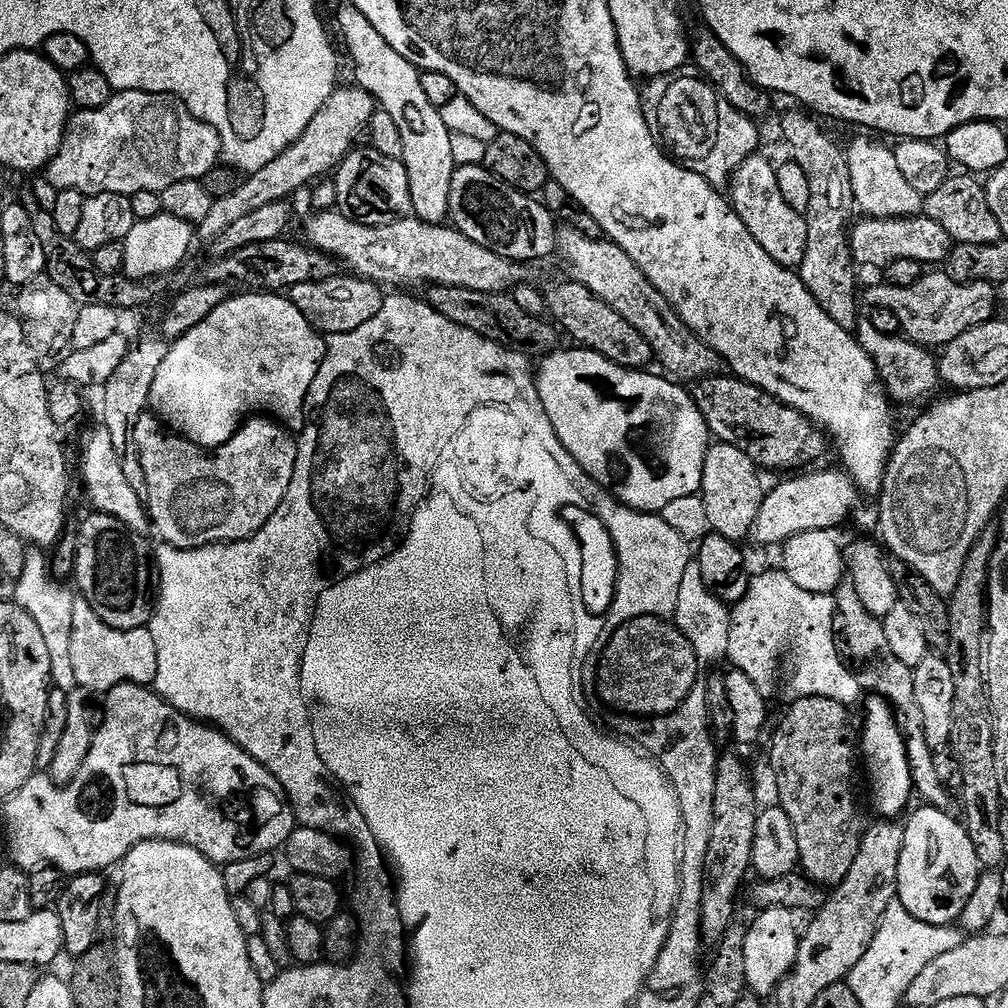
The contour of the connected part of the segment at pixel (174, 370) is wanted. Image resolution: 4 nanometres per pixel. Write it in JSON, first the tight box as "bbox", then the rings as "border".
{"bbox":[148,295,326,448],"border":[[[233,295],[226,302],[222,302],[222,306],[218,306],[218,310],[214,310],[214,314],[210,314],[210,318],[206,318],[206,322],[194,326],[194,330],[185,332],[183,336],[179,337],[179,339],[169,347],[168,353],[166,354],[166,362],[162,362],[162,366],[158,366],[158,378],[154,378],[154,390],[150,390],[148,403],[151,411],[159,416],[161,421],[163,421],[171,431],[175,432],[176,435],[184,436],[190,442],[198,445],[199,448],[220,448],[226,442],[230,442],[232,435],[240,429],[240,425],[253,414],[267,414],[271,419],[283,424],[285,428],[291,430],[293,433],[299,434],[303,432],[310,386],[314,386],[314,378],[318,378],[318,370],[324,361],[326,344],[322,339],[321,333],[313,328],[312,324],[298,310],[298,306],[294,306],[287,295],[240,295],[244,296]]]}

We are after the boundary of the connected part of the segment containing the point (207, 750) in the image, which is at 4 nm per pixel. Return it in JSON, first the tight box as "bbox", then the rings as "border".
{"bbox":[3,684,298,877],"border":[[[119,684],[114,686],[111,690],[106,693],[106,700],[108,700],[108,713],[104,716],[104,725],[97,727],[95,729],[94,735],[92,737],[92,745],[90,746],[90,754],[86,754],[86,762],[82,762],[82,770],[78,770],[78,774],[73,778],[70,783],[63,785],[55,784],[52,777],[47,774],[37,774],[31,776],[26,782],[26,786],[22,786],[22,790],[18,790],[18,794],[13,796],[11,800],[7,801],[3,805],[4,808],[4,828],[8,831],[8,852],[12,855],[11,863],[17,868],[23,868],[25,872],[31,874],[36,871],[37,868],[54,867],[59,870],[59,872],[67,874],[69,877],[80,876],[83,872],[99,872],[103,873],[104,868],[112,868],[121,863],[124,857],[130,854],[130,850],[134,846],[138,846],[144,840],[174,840],[177,842],[183,842],[191,846],[194,850],[198,850],[202,853],[207,860],[211,860],[213,864],[217,866],[223,866],[229,864],[230,862],[238,862],[239,860],[245,860],[246,858],[254,858],[255,856],[267,856],[269,854],[275,853],[275,848],[278,850],[283,849],[287,840],[290,838],[291,834],[298,827],[296,822],[296,813],[292,811],[292,804],[288,800],[287,794],[284,792],[283,786],[272,777],[269,772],[267,772],[261,764],[259,764],[254,757],[250,754],[246,754],[246,750],[242,750],[230,737],[225,734],[225,732],[220,731],[219,728],[205,724],[201,721],[194,720],[190,716],[184,716],[177,710],[174,706],[170,706],[160,697],[159,694],[155,692],[151,687],[142,684]]]}

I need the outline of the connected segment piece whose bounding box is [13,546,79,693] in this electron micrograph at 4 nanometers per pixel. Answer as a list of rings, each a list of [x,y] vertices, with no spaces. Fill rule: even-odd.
[[[29,547],[26,554],[26,567],[20,579],[16,581],[13,599],[34,618],[42,632],[42,638],[46,641],[46,646],[49,647],[53,685],[69,693],[79,687],[70,659],[70,639],[74,622],[73,606],[76,598],[61,585],[63,584],[61,581],[53,576],[50,560],[47,560],[46,556],[47,553],[43,549]]]

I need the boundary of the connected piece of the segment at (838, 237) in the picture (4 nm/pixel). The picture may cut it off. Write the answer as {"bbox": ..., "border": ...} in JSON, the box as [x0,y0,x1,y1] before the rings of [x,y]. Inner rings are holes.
{"bbox":[784,111,862,330],"border":[[[796,111],[800,112],[788,112],[784,116],[784,140],[792,144],[791,159],[802,166],[810,182],[810,204],[806,215],[808,245],[798,275],[818,306],[822,306],[838,326],[852,330],[860,320],[862,304],[858,299],[858,288],[856,292],[858,268],[852,259],[850,243],[856,199],[850,182],[848,153],[842,144],[840,148],[839,142],[820,125],[823,123],[811,111]]]}

